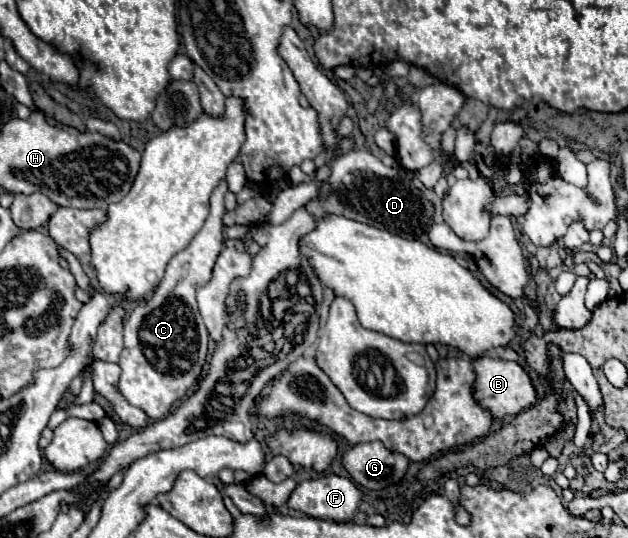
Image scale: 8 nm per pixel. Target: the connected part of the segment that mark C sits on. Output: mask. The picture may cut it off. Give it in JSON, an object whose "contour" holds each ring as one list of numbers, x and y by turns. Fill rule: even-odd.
{"contour":[[220,181,220,185,212,191,212,197,210,197,210,215,204,223,204,227,196,233,196,237,190,241,190,245,176,253,174,261,170,265,174,267,168,267,162,283,156,287,154,295,144,303,144,305,138,305,130,315,128,319,124,321,124,351,120,355,120,391,122,395,126,397,126,401,134,407,140,407,152,421,158,421,158,419,164,419,166,415,170,415,172,407,176,403,180,403,188,391,194,391,196,389,196,383,200,379,200,373,202,373,202,367,206,363,206,353,208,353,208,333,206,333,206,327,202,323,202,317,198,313,198,307,196,307,196,289,200,285,206,285,210,281,210,275,212,275,212,269,214,269,214,263,222,251,222,243,224,243,224,193,228,191,226,187,226,181]]}

